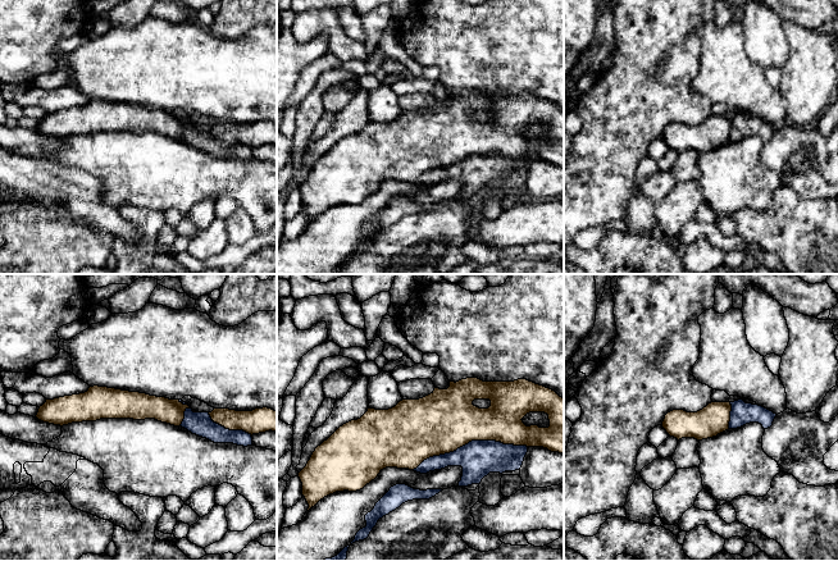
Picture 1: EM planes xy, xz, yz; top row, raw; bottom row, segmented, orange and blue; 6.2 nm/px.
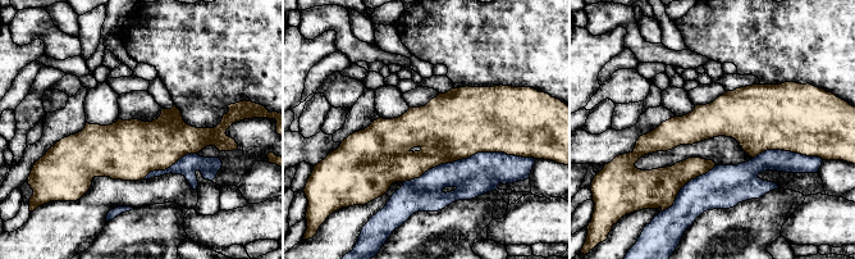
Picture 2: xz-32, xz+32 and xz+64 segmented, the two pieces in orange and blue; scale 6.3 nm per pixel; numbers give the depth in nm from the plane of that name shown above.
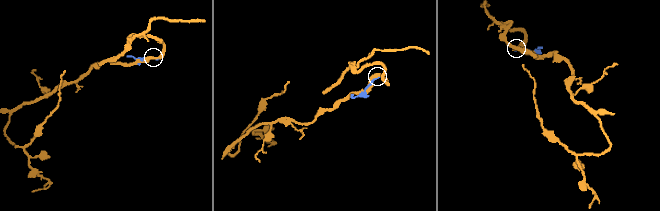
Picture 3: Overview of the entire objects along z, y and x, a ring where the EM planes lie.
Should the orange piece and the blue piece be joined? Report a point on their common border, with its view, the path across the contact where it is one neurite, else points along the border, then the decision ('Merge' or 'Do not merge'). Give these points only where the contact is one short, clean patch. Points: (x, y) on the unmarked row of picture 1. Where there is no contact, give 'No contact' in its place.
Touches orange at xz (469, 154). Do not merge

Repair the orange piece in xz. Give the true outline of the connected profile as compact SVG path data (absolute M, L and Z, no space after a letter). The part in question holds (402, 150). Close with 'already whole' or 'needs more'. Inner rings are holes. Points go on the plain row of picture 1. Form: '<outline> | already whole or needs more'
M466 91L450 95L447 102L434 101L423 111L402 113L388 123L369 120L360 132L343 137L318 159L299 186L302 209L309 218L308 224L336 205L363 202L386 181L414 183L424 173L454 165L472 154L543 160L564 168L564 111L555 104L527 92L483 95ZM474 113L489 113L491 119L479 122L473 118ZM529 126L547 127L550 140L527 140L522 132Z | already whole

